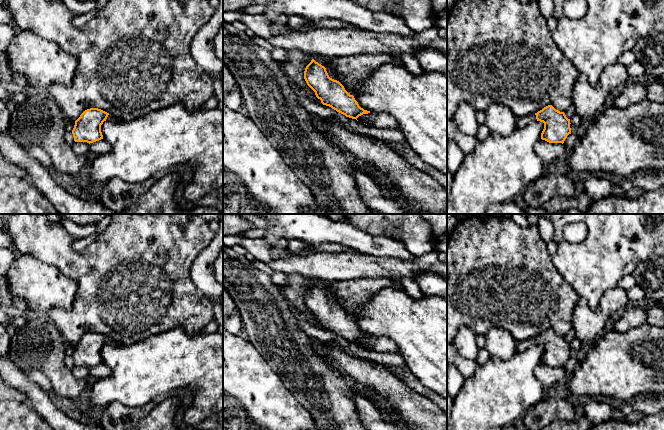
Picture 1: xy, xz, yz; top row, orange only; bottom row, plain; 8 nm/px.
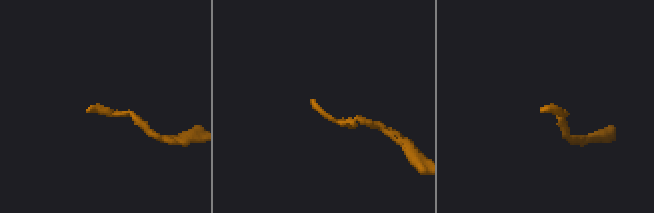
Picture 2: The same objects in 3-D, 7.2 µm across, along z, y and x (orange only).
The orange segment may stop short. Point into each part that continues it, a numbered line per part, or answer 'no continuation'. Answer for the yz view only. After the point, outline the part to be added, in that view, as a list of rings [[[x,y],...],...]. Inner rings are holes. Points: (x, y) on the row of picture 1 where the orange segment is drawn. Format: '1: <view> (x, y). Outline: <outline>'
1: yz (521, 122). Outline: [[[530,114],[521,118],[516,118],[516,129],[523,128],[533,121],[537,121],[535,114]]]

